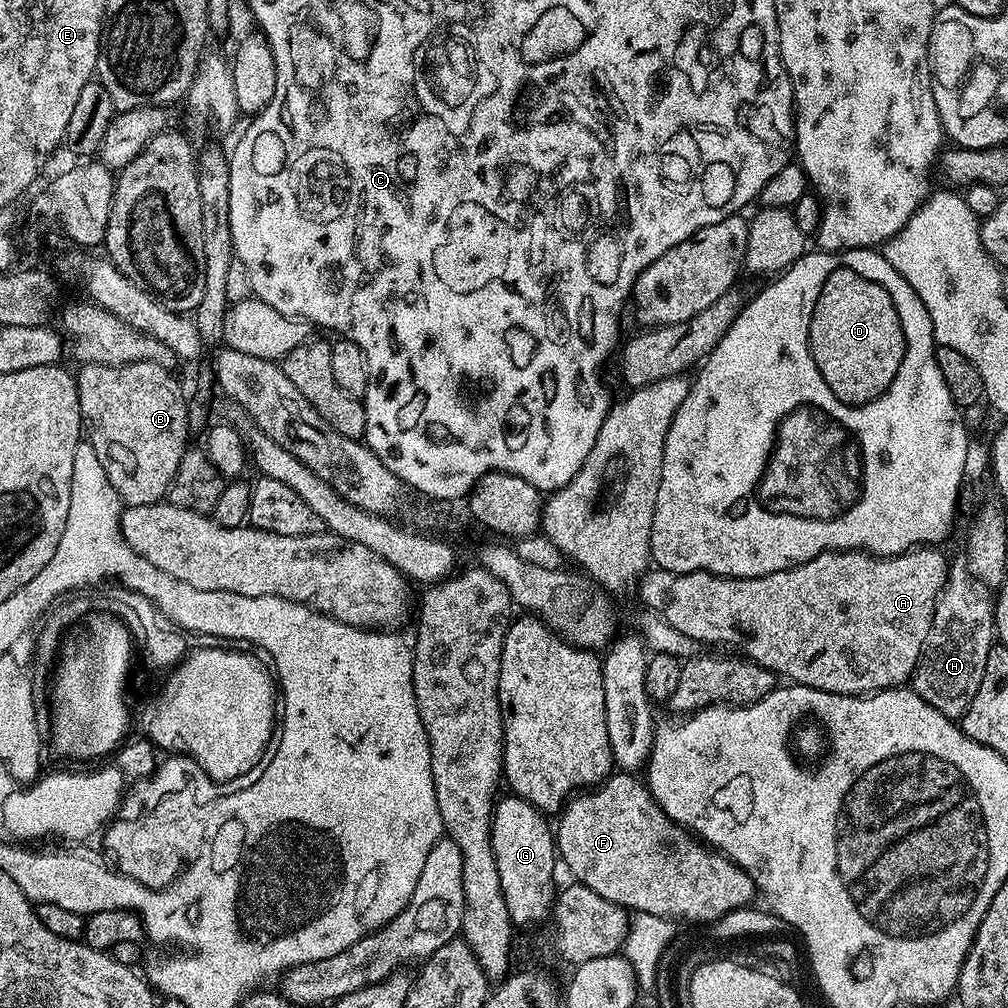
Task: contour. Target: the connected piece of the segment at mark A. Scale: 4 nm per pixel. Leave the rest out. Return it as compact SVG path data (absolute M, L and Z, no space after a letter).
M921 546L912 548L909 552L899 552L897 556L877 556L871 552L859 550L845 550L843 552L823 552L810 562L799 564L796 568L787 568L774 574L755 576L754 578L729 578L715 576L712 572L667 572L664 568L649 567L648 571L638 581L638 593L643 607L650 612L664 616L674 630L686 634L686 638L694 638L701 645L704 644L733 644L741 648L743 655L775 672L777 677L787 679L794 684L805 684L814 690L826 690L843 696L866 696L873 692L885 692L887 688L899 688L907 685L916 670L916 663L920 661L920 652L924 649L926 634L930 630L930 622L934 618L936 599L944 584L948 581L950 560L940 553L936 546Z

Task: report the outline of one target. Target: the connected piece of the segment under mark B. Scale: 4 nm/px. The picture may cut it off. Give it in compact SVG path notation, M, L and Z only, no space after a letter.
M155 360L146 362L130 362L129 364L94 364L85 363L81 372L75 373L80 418L87 443L94 446L94 454L98 454L98 462L102 462L102 470L106 470L106 478L110 478L110 486L119 494L127 507L150 506L161 503L164 496L176 483L180 472L180 464L189 447L188 436L188 400L186 392L168 373L165 365Z

